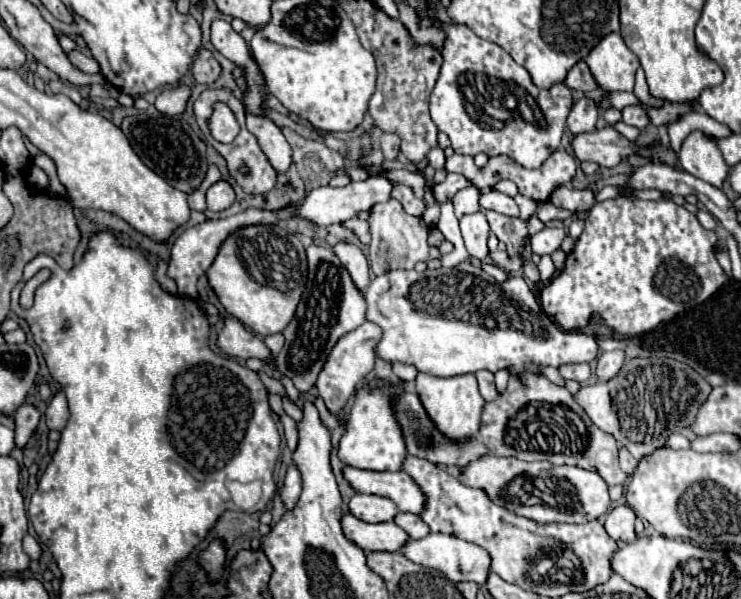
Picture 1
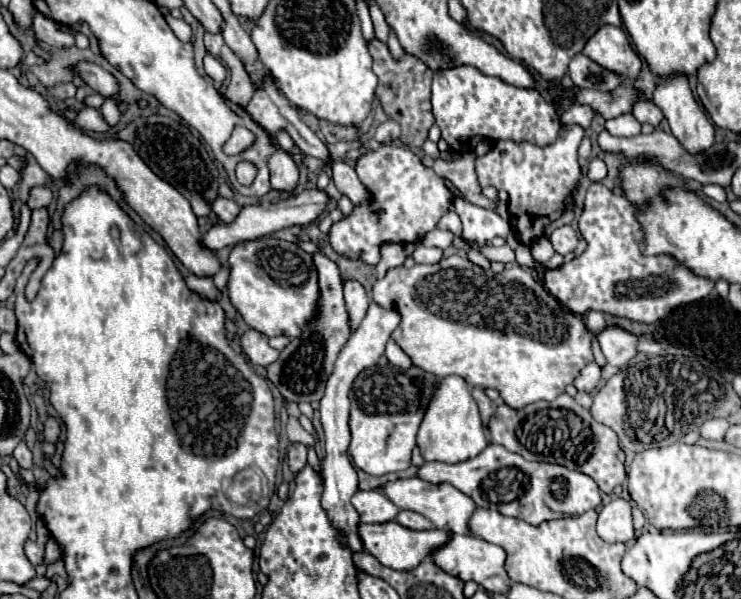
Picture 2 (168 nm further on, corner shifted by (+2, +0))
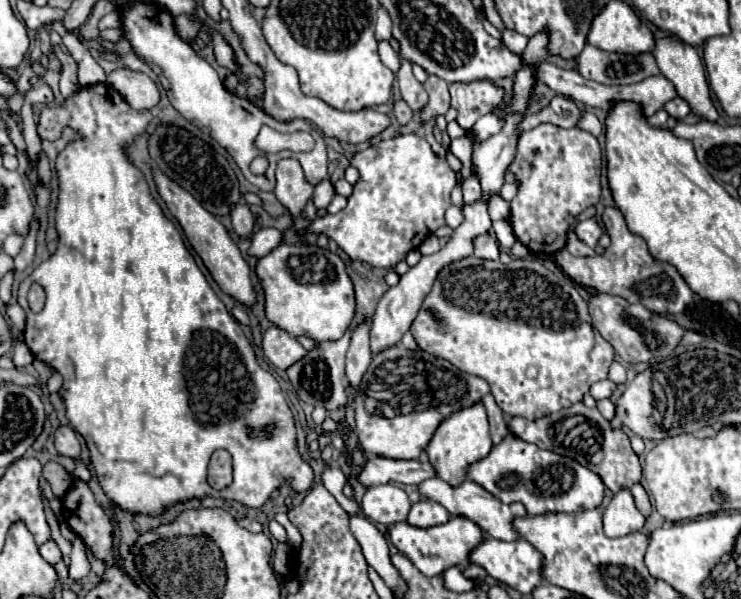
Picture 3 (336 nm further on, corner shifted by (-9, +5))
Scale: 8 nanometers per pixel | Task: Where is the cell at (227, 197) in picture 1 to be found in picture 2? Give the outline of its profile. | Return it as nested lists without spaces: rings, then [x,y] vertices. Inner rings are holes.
[[[218,197],[212,203],[212,211],[220,217],[222,223],[232,223],[238,217],[238,213],[240,213],[240,205],[236,205],[236,201],[232,201],[232,199]]]

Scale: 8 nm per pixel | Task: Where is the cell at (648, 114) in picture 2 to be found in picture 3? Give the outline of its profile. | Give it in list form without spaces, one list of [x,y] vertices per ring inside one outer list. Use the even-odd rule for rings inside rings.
[[[673,98],[673,100],[669,100],[665,106],[663,106],[663,110],[669,114],[669,116],[673,116],[673,118],[677,118],[677,120],[681,120],[681,118],[685,118],[689,112],[691,112],[691,108],[689,108],[689,104],[683,100],[683,98]]]

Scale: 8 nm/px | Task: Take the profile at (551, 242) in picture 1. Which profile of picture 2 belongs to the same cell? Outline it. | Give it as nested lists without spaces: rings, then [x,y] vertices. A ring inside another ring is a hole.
[[[564,225],[564,227],[552,231],[550,243],[552,243],[552,247],[554,247],[556,253],[568,255],[568,253],[572,253],[572,251],[576,249],[576,245],[578,245],[578,233],[576,233],[576,229],[574,229],[572,225]]]

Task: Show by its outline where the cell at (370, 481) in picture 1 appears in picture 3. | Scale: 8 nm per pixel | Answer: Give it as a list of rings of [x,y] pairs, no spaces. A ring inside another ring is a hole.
[[[429,478],[429,480],[419,484],[419,494],[429,498],[429,500],[433,500],[433,502],[437,502],[437,504],[441,504],[441,506],[445,506],[451,516],[465,516],[465,518],[469,518],[483,532],[487,532],[489,536],[493,536],[497,540],[515,540],[515,538],[519,538],[515,534],[515,530],[511,528],[511,520],[515,516],[525,516],[527,514],[523,504],[509,504],[507,506],[501,500],[495,500],[495,496],[491,496],[485,488],[481,488],[479,484],[475,484],[471,480],[465,480],[459,486],[451,486],[445,480],[441,480],[441,478]]]

